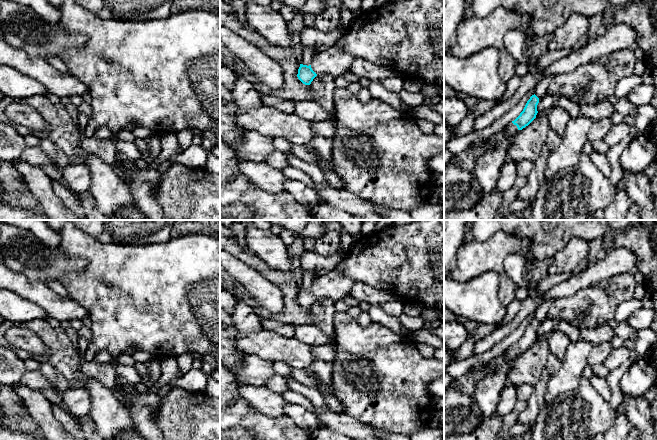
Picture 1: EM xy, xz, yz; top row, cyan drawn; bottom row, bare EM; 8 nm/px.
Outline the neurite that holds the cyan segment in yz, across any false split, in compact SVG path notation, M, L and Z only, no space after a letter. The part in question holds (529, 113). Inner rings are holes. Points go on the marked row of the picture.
M535 94L532 95L520 115L505 127L501 136L506 138L528 126L536 118L538 103L539 98Z

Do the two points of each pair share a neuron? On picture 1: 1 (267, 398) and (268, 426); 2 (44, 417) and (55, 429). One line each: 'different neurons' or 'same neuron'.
1: different neurons
2: same neuron

